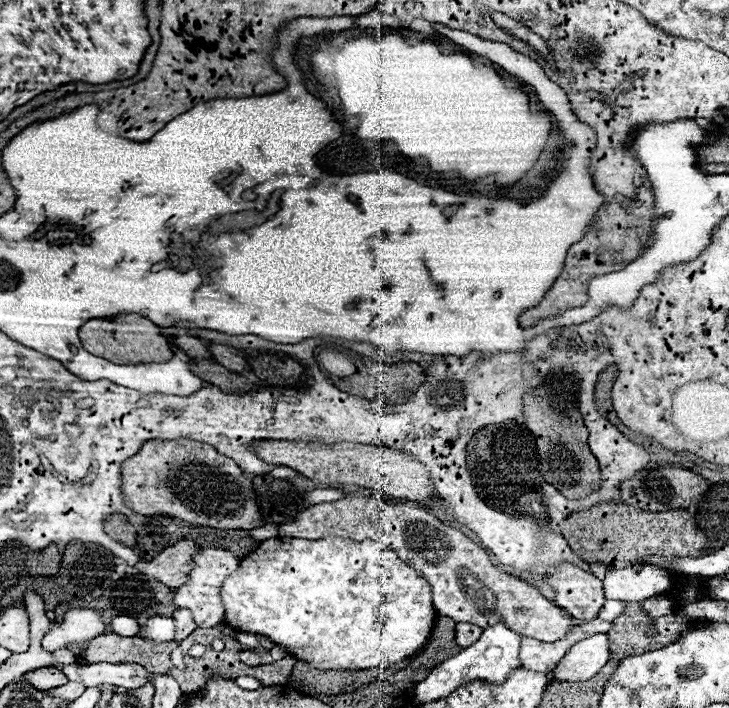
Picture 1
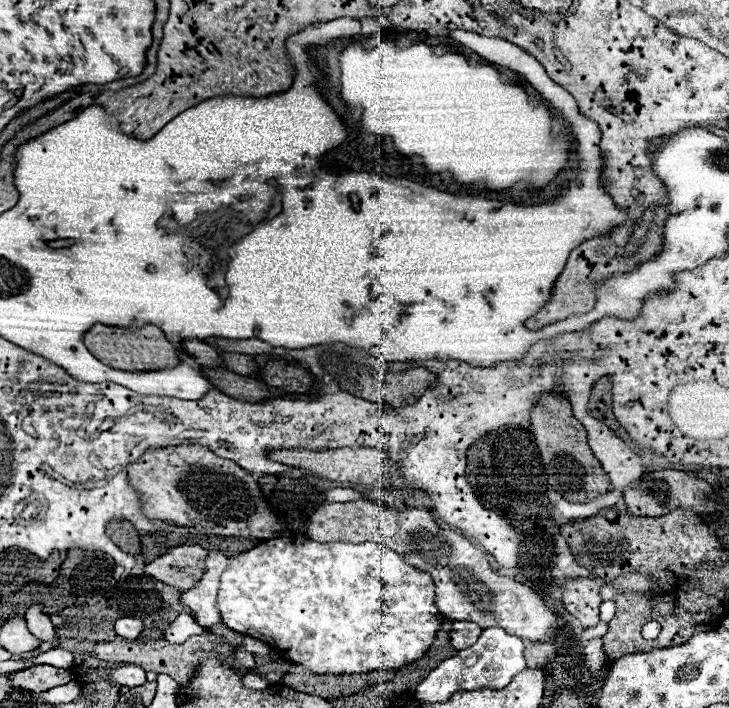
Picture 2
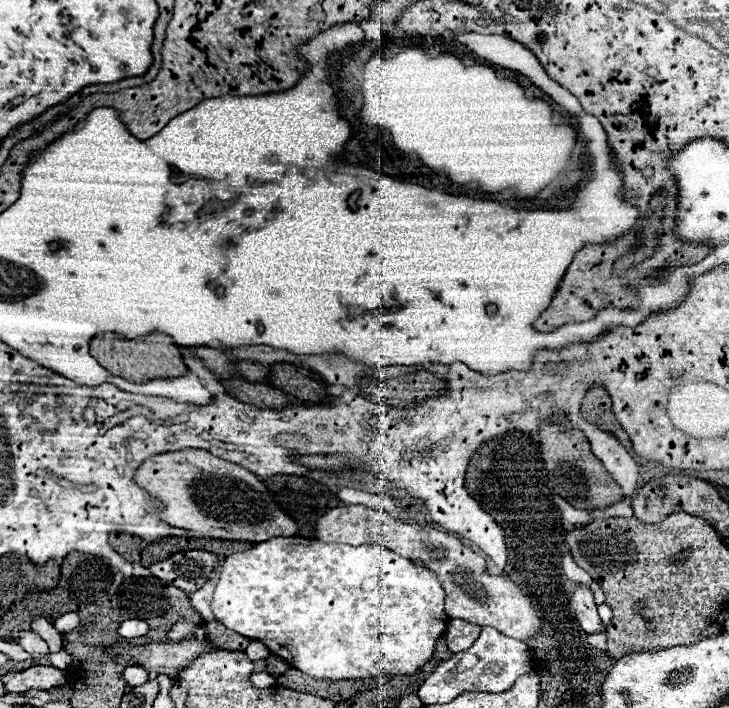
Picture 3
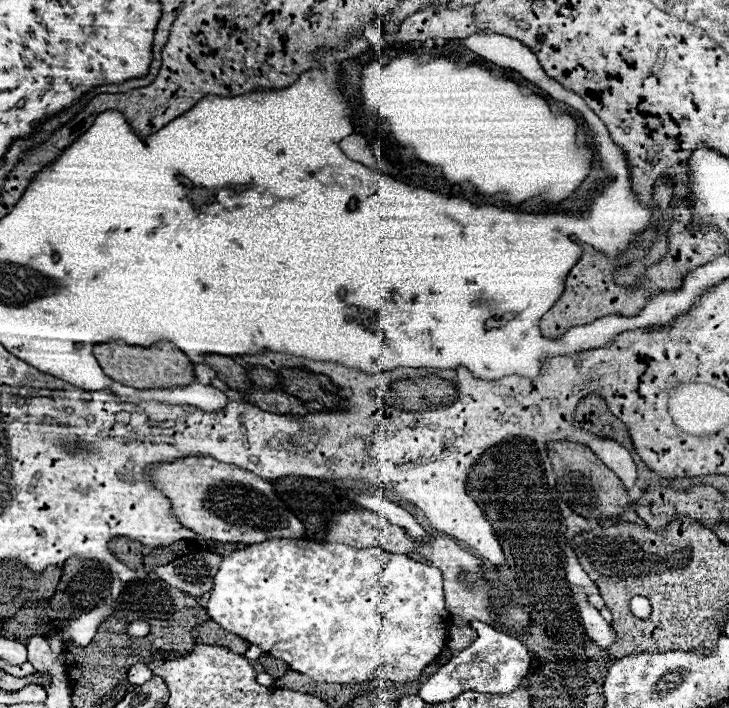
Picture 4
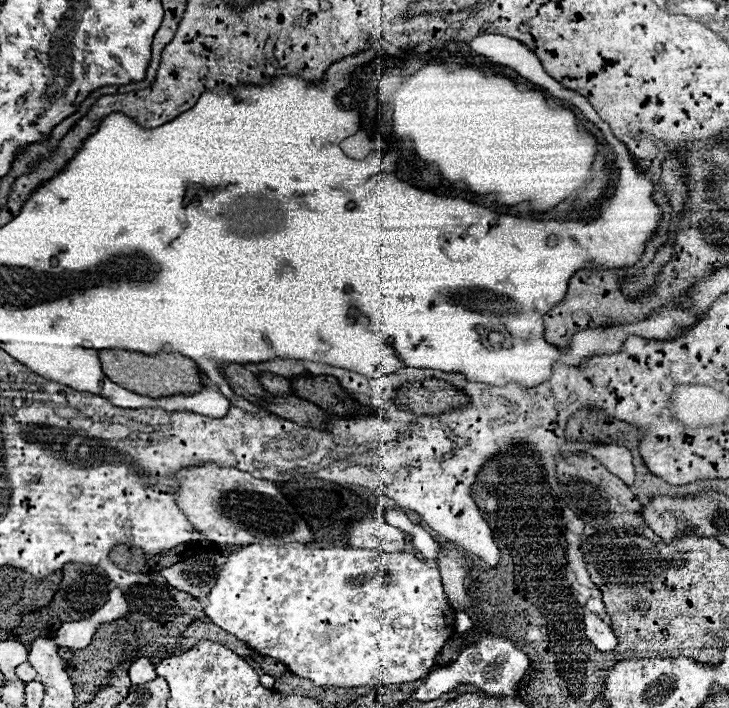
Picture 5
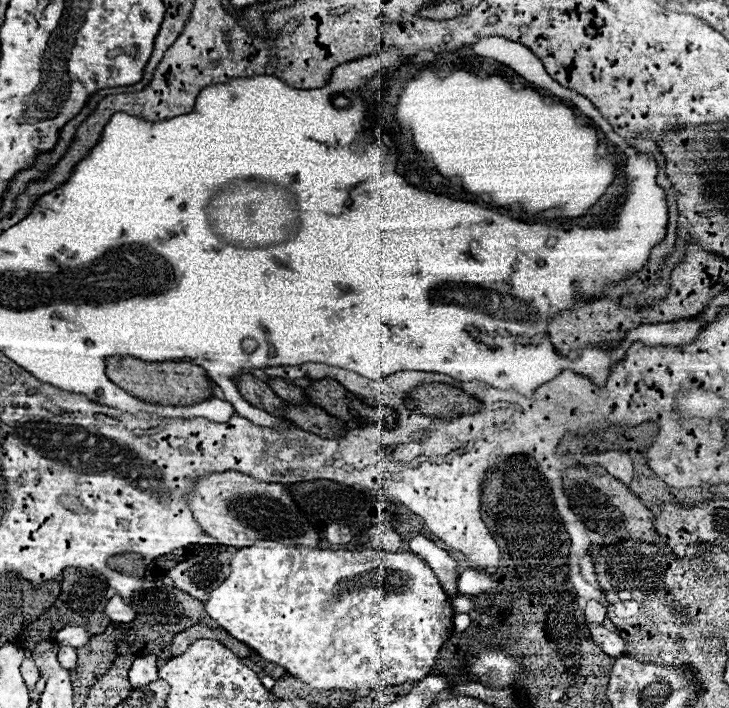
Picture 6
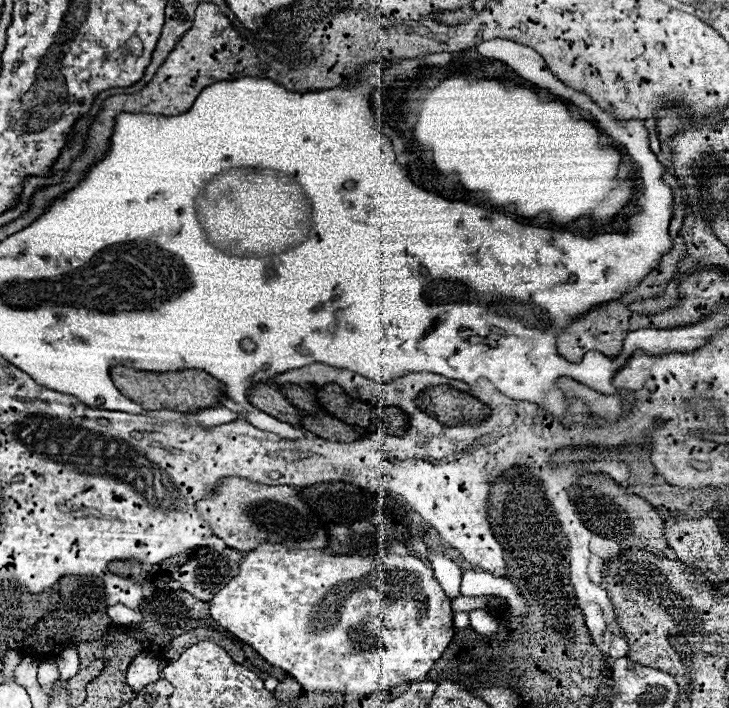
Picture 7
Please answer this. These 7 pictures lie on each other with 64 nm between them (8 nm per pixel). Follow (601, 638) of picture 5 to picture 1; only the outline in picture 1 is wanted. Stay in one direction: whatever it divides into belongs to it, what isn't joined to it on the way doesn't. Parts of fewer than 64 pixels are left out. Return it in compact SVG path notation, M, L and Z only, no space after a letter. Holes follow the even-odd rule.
M558 564L556 574L550 574L548 584L556 590L556 602L582 622L592 622L604 604L602 580L572 566Z

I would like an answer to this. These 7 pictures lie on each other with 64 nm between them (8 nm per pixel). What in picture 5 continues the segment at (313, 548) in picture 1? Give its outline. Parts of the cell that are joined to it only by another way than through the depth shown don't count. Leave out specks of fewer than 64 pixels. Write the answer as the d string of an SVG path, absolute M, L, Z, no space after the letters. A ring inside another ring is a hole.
M276 542L276 545L250 544L228 556L228 562L222 574L218 576L216 586L210 590L206 600L208 604L204 608L204 612L212 618L216 626L234 634L236 638L246 642L252 650L286 664L292 674L312 680L314 686L358 688L358 686L374 686L374 684L404 684L404 682L420 680L430 672L436 654L442 650L446 640L454 634L454 614L456 614L444 596L438 568L418 560L414 554L408 552L390 554L378 548L316 548L306 544L281 544L281 542Z

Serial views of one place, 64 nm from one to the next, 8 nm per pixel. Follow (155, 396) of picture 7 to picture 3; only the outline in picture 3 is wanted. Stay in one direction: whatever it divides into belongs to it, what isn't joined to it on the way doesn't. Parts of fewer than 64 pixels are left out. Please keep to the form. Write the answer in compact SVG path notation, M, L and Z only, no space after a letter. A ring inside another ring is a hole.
M104 334L90 340L90 354L114 376L120 376L128 382L148 382L156 378L178 378L186 374L186 364L182 360L180 348L166 334L150 334L142 340L126 340L120 334Z

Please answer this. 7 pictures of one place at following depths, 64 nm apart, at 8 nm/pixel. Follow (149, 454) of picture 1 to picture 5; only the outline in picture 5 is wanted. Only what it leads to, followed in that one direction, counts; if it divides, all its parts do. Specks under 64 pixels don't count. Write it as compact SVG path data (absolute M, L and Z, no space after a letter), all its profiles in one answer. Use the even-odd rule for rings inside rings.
M192 466L176 474L180 484L176 492L176 502L180 510L188 516L190 524L208 536L216 544L250 546L260 540L276 542L302 542L312 544L314 534L304 522L304 518L290 506L280 488L274 482L258 480L248 472L236 468L206 470L206 466Z

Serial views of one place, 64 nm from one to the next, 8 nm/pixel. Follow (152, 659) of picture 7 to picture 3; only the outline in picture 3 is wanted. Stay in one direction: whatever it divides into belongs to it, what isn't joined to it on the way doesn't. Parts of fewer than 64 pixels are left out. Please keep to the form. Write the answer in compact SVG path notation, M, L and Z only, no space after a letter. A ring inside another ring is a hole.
M126 666L124 680L128 682L128 686L140 686L140 684L148 682L148 672L142 666Z

